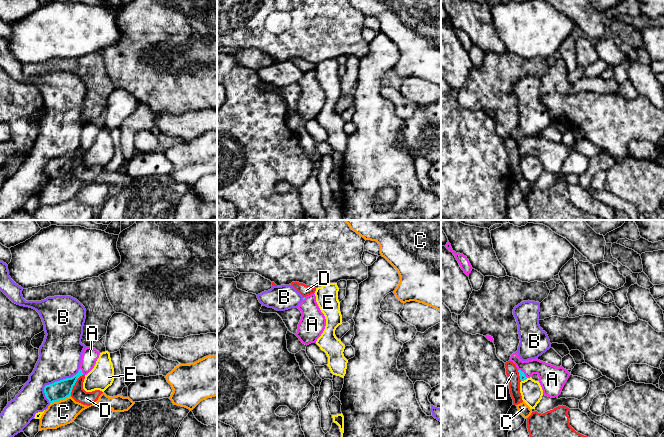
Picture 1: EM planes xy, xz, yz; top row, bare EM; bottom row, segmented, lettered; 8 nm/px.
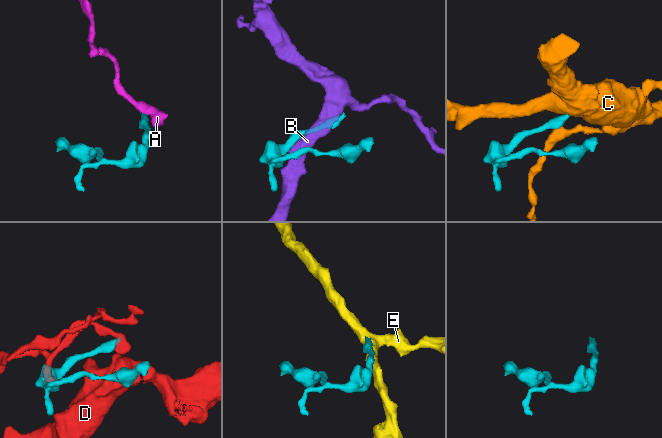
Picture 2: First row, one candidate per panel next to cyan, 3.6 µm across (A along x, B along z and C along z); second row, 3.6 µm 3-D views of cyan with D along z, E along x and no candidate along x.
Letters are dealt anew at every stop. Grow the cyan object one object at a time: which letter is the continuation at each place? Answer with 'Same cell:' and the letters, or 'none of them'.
Same cell: A

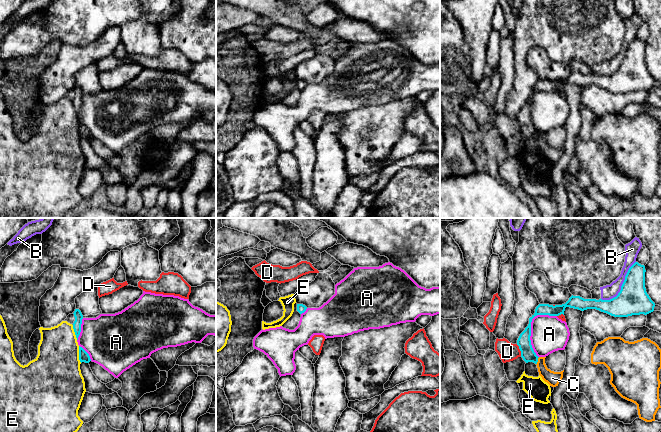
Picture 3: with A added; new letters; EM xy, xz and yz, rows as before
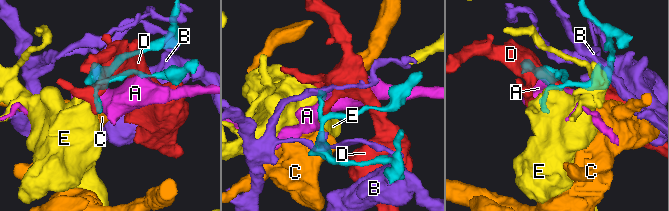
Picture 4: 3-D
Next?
Same cell: none of them

